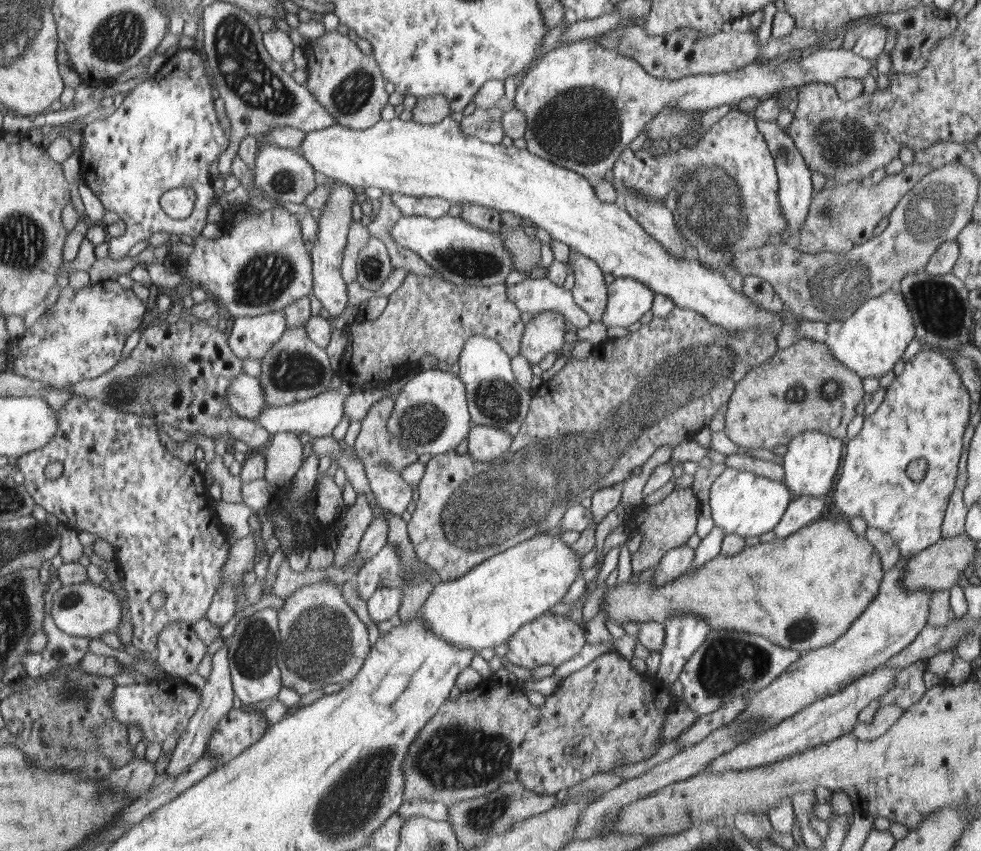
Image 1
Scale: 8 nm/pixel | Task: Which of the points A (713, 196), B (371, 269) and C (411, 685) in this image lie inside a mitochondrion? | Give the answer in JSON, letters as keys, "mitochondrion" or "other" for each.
{"A":"mitochondrion","B":"mitochondrion","C":"other"}

